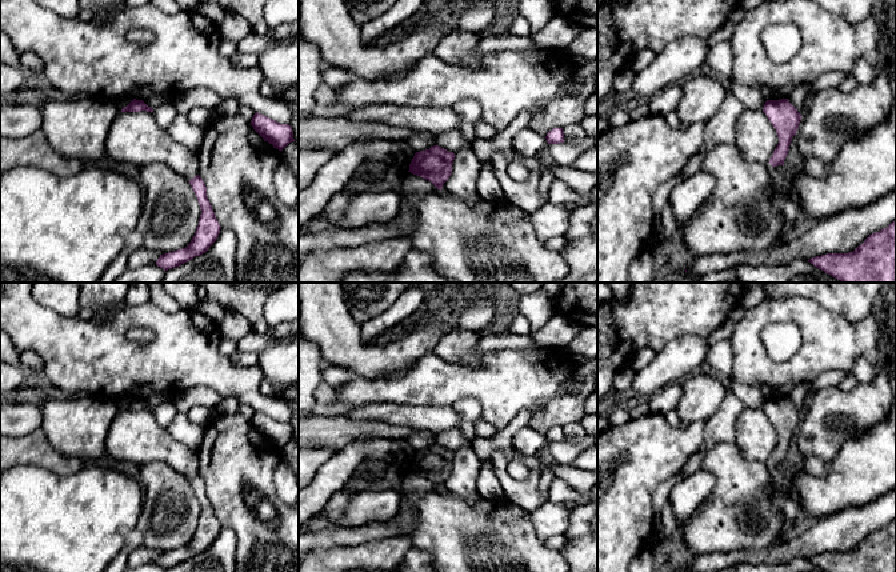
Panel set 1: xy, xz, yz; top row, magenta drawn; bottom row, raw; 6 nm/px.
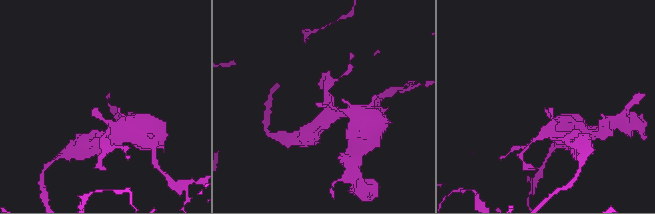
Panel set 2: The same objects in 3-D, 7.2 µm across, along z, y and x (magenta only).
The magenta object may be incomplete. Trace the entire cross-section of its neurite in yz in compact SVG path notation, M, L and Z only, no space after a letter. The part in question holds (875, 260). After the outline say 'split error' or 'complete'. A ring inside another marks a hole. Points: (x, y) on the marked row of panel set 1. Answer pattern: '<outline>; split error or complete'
M896 220L869 235L853 252L808 261L841 283L896 283Z; complete

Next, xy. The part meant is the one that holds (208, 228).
M196 175L193 179L189 180L189 184L197 197L201 209L199 225L196 228L195 236L185 248L160 255L156 265L163 268L164 271L180 267L193 257L205 253L209 247L216 241L221 229L212 209L212 205L207 197L207 187L203 179Z; complete

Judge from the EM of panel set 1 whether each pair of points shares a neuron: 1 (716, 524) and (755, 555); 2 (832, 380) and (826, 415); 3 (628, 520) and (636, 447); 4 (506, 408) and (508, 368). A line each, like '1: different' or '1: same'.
1: different
2: different
3: same
4: same

